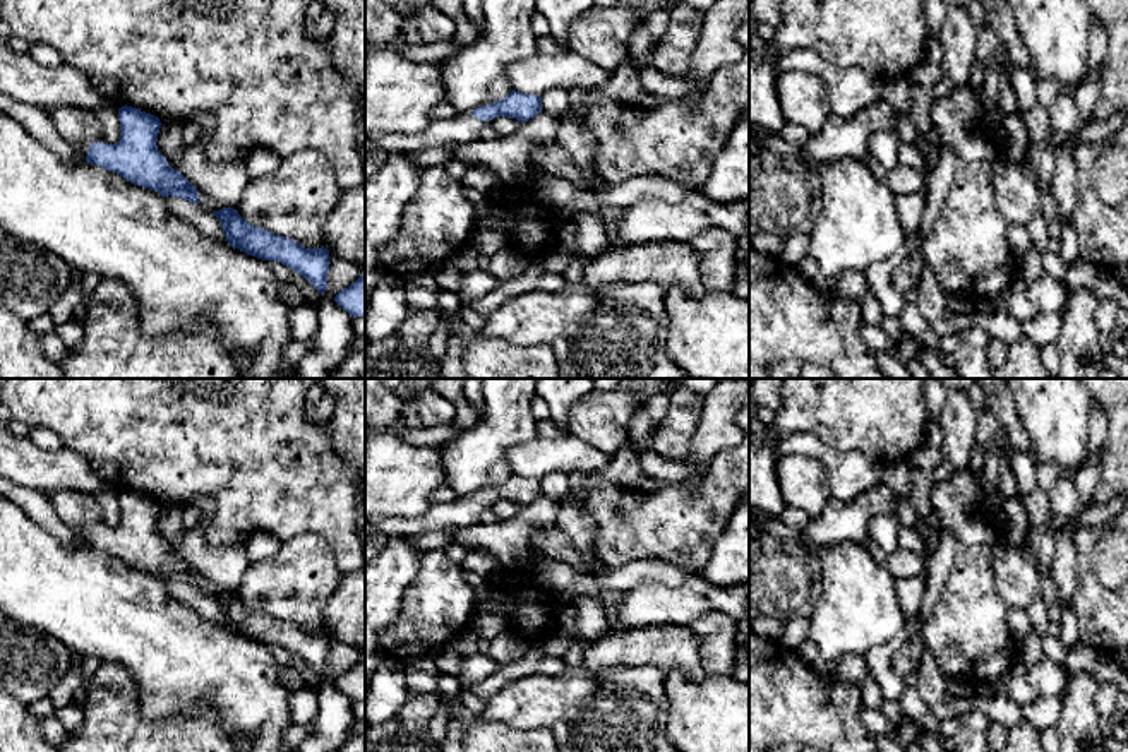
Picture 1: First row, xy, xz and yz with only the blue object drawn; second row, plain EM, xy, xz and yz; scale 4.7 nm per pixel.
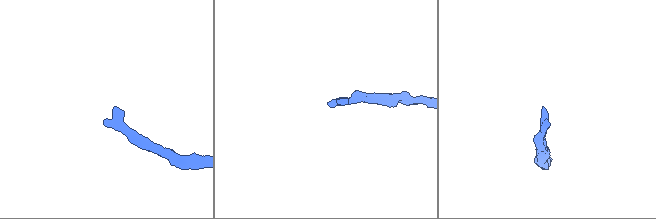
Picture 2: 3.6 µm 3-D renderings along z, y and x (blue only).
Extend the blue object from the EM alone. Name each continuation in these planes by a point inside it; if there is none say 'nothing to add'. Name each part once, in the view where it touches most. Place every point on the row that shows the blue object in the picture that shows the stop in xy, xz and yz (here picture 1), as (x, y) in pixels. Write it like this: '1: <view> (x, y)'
1: xz (463, 129)

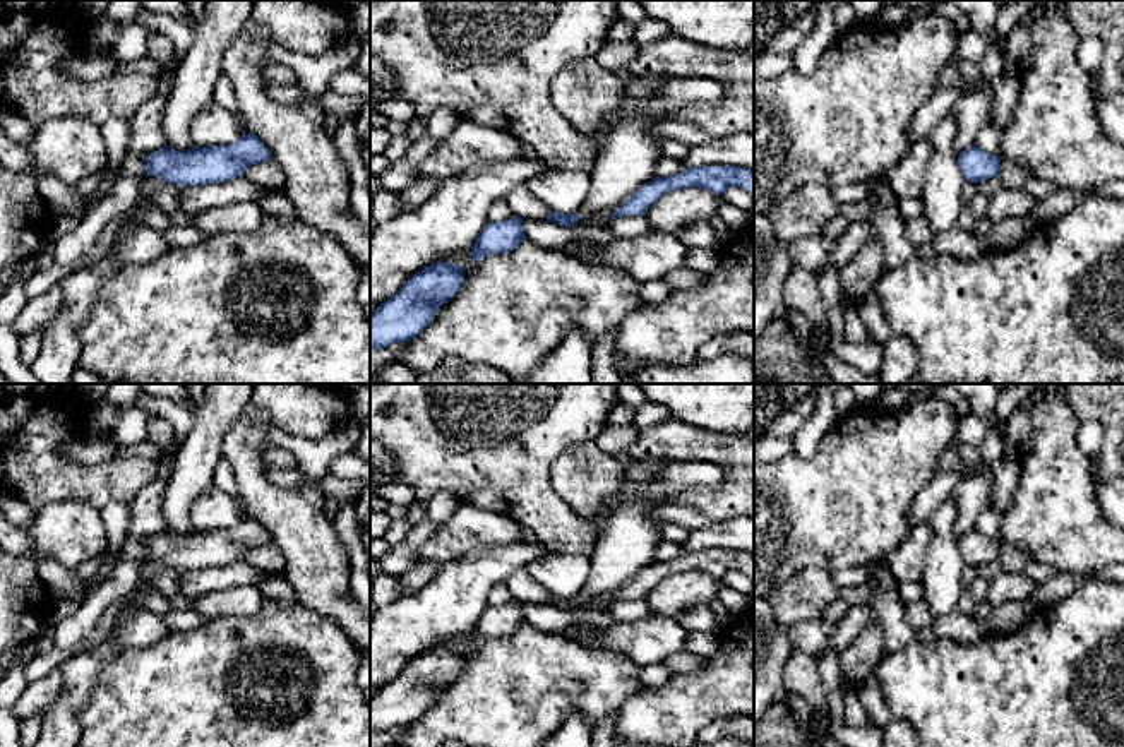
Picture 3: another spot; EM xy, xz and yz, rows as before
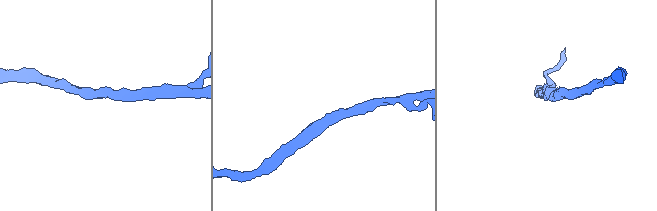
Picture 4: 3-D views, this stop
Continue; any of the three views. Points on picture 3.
nothing to add

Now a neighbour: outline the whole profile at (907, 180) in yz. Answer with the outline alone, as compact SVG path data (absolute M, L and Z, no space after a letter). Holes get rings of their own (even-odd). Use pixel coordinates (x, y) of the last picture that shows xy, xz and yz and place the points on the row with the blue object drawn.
M927 137L912 142L908 152L888 173L888 185L898 199L922 199L932 146Z

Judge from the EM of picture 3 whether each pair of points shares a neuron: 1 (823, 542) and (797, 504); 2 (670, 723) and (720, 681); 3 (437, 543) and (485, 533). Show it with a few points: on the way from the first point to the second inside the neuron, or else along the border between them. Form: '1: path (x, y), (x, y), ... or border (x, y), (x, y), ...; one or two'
1: path (823, 533), (806, 513); one
2: path (682, 711), (694, 699), (708, 693); one
3: path (449, 542), (461, 533), (473, 533); one

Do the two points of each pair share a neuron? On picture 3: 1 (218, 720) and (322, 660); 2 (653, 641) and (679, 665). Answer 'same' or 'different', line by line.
1: same
2: different

